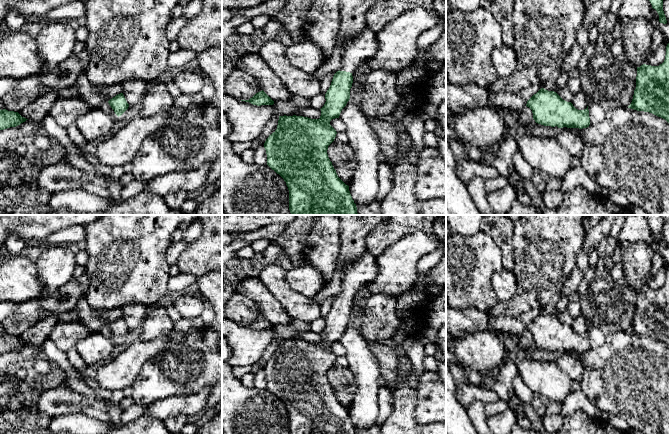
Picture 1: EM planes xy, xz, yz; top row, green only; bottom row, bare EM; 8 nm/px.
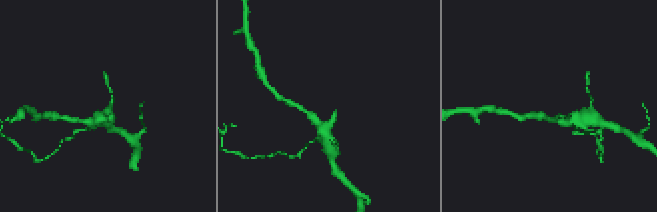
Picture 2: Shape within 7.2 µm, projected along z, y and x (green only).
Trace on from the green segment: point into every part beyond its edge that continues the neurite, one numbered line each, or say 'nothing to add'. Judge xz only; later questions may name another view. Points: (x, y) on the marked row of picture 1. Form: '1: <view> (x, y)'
1: xz (364, 46)

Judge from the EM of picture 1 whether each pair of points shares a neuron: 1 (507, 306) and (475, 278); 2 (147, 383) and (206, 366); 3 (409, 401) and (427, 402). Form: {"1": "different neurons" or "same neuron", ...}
{"1": "different neurons", "2": "same neuron", "3": "different neurons"}

